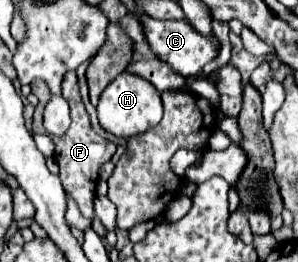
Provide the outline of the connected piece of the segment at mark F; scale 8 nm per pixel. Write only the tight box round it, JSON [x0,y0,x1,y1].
[55,72,116,220]

